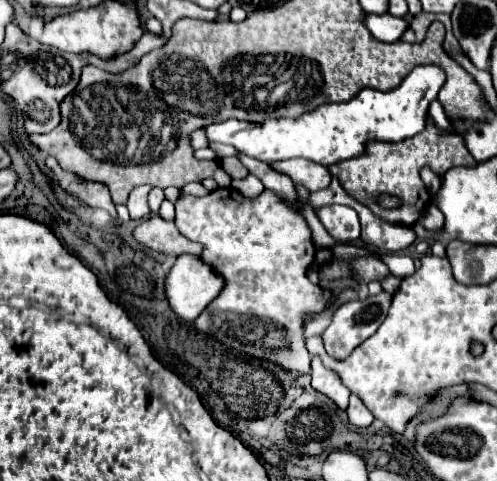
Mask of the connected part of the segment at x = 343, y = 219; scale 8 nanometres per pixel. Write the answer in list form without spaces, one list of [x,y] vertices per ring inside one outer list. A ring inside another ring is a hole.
[[[324,205],[314,209],[326,231],[338,241],[356,241],[360,235],[360,223],[354,209],[344,205]]]

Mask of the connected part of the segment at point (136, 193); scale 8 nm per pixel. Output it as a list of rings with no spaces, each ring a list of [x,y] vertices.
[[[140,185],[140,187],[134,187],[132,189],[126,207],[128,207],[130,217],[134,221],[140,221],[140,219],[144,219],[144,217],[150,215],[150,209],[148,209],[148,203],[146,203],[146,197],[148,197],[148,191],[150,189],[152,189],[150,185]]]

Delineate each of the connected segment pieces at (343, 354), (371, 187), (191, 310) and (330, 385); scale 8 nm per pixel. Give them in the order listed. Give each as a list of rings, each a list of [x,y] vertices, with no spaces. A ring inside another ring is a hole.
[[[382,291],[380,295],[370,295],[366,297],[364,301],[358,299],[358,301],[350,301],[350,303],[344,303],[336,313],[334,313],[334,319],[330,323],[330,327],[324,331],[322,339],[324,339],[324,349],[330,357],[334,359],[346,359],[360,343],[364,343],[370,335],[376,333],[376,329],[382,325],[386,313],[388,313],[388,307],[390,307],[390,299],[392,295]]]
[[[429,116],[426,129],[422,133],[418,133],[416,137],[410,137],[410,139],[398,141],[398,143],[386,143],[386,141],[366,143],[366,149],[362,155],[354,157],[354,159],[346,159],[344,163],[334,163],[328,167],[328,171],[332,177],[336,177],[340,181],[340,185],[352,199],[370,207],[370,211],[376,217],[380,217],[388,223],[414,225],[418,221],[418,213],[424,211],[430,203],[430,193],[420,177],[420,171],[424,167],[430,167],[434,173],[444,175],[450,167],[456,167],[456,165],[476,167],[476,161],[472,159],[472,155],[468,155],[466,143],[460,135],[450,137],[446,131],[438,129],[436,123]],[[382,195],[400,199],[400,205],[392,207],[392,209],[380,207],[378,199]],[[416,209],[418,209],[418,213],[416,213]]]
[[[180,255],[164,281],[166,301],[180,323],[192,323],[200,311],[204,311],[204,307],[220,293],[220,287],[224,287],[224,279],[220,279],[212,267],[200,263],[200,257],[194,255]]]
[[[312,357],[312,375],[310,375],[310,377],[312,377],[312,387],[314,387],[318,393],[322,393],[322,395],[326,395],[328,399],[332,399],[332,401],[338,405],[338,409],[342,409],[342,411],[348,409],[350,391],[340,383],[340,379],[338,379],[336,373],[328,371],[328,369],[320,363],[318,357]]]

